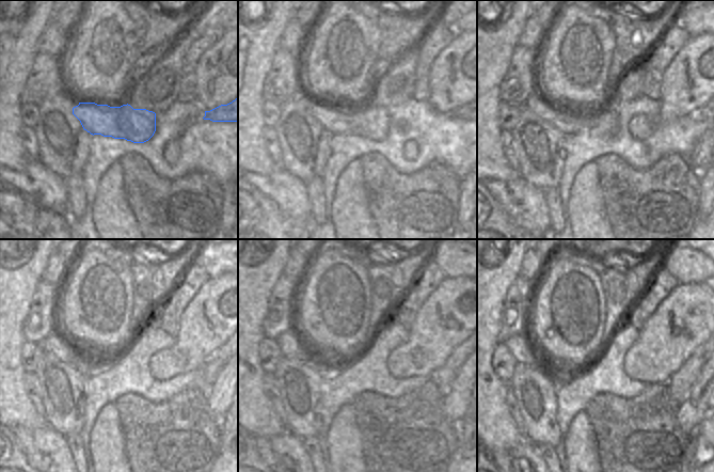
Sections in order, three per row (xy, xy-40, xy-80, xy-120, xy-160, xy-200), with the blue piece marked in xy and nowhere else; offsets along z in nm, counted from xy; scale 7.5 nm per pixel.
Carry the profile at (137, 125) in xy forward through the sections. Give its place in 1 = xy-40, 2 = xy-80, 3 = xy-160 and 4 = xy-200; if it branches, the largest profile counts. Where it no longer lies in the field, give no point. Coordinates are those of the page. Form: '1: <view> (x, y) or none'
1: xy-40 (373, 123)
2: xy-80 (568, 121)
3: xy-160 (291, 346)
4: xy-200 (525, 347)

